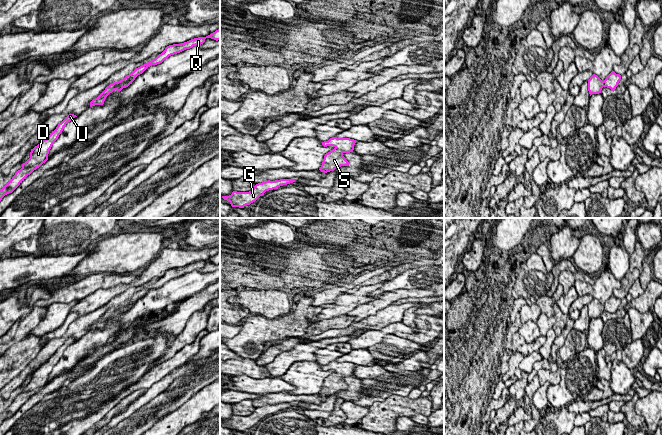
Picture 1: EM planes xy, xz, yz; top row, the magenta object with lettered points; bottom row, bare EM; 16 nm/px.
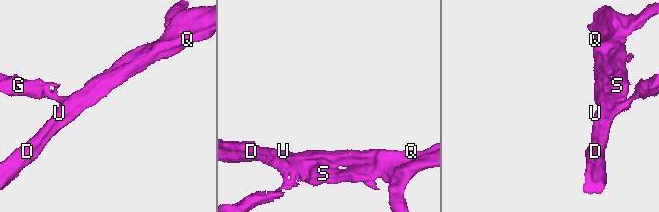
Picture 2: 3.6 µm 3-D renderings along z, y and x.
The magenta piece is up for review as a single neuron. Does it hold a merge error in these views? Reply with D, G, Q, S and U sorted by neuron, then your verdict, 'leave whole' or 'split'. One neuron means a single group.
D G Q S U; leave whole

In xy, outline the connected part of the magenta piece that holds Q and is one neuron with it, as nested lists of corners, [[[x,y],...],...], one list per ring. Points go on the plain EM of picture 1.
[[[220,252],[206,261],[198,261],[181,268],[173,268],[173,269],[167,270],[165,274],[161,278],[159,278],[155,283],[136,292],[131,298],[127,299],[125,302],[121,303],[120,305],[114,306],[109,310],[107,310],[105,314],[97,322],[93,323],[90,326],[90,331],[95,329],[103,329],[106,321],[110,317],[112,317],[115,314],[121,315],[123,312],[128,311],[130,308],[132,308],[135,302],[138,299],[142,298],[148,291],[162,287],[165,283],[167,283],[171,279],[180,277],[186,273],[190,273],[193,270],[203,268],[206,262],[211,262],[216,265],[220,264]]]

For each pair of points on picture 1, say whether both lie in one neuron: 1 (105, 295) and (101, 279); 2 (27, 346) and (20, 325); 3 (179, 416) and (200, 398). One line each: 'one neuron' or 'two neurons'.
1: two neurons
2: two neurons
3: one neuron

